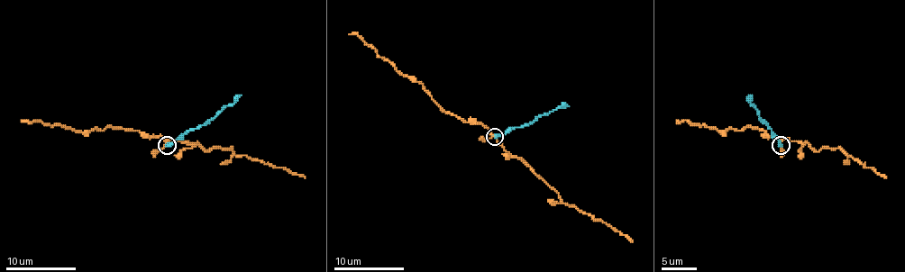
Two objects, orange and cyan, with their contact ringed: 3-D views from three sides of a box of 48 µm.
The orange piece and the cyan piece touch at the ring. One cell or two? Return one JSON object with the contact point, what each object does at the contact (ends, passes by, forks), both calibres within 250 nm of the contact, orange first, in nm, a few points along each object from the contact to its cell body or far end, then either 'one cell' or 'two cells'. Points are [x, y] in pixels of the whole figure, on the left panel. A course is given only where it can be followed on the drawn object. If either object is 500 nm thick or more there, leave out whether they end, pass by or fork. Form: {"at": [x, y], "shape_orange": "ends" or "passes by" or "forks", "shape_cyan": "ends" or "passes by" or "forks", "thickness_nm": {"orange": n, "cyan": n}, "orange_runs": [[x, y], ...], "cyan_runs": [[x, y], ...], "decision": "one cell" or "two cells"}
{"at": [167, 145], "shape_orange": "forks", "shape_cyan": "ends", "thickness_nm": {"orange": 150, "cyan": 400}, "orange_runs": [[165, 144], [160, 136], [142, 136], [137, 131], [107, 127], [76, 132], [35, 120], [21, 122]], "cyan_runs": [[167, 144], [172, 144], [190, 131], [205, 125], [241, 95]], "decision": "two cells"}

